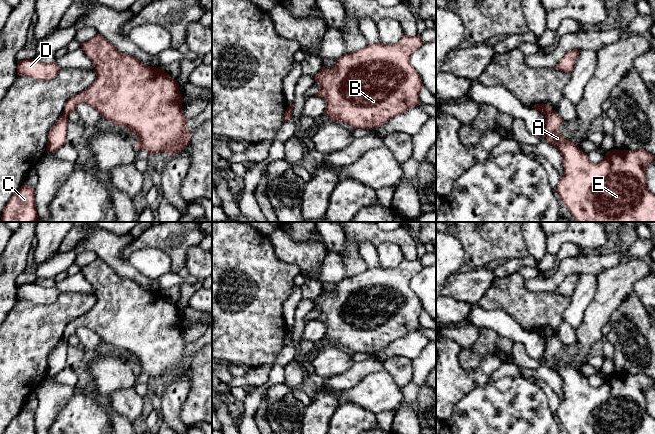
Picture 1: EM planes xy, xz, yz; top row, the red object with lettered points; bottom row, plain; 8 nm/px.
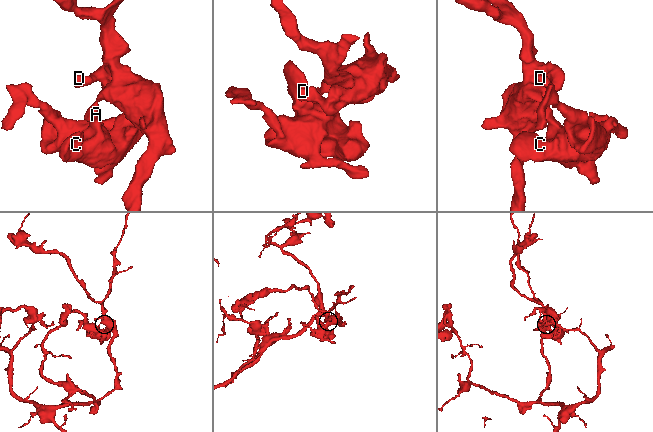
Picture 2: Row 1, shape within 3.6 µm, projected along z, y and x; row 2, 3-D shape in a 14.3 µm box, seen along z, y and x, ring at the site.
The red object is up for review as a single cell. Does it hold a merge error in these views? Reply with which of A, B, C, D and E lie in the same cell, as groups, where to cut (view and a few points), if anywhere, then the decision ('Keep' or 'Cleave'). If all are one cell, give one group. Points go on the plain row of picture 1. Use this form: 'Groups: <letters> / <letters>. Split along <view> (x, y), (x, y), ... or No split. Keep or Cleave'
Groups: A C E / B D. Split along yz (552, 334), (546, 339). Cleave

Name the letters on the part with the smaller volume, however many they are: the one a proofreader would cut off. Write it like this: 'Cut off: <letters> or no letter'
Cut off: A, C, E

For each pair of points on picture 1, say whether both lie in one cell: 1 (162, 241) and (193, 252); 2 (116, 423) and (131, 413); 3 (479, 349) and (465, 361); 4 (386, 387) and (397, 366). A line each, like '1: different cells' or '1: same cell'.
1: different cells
2: different cells
3: same cell
4: different cells

